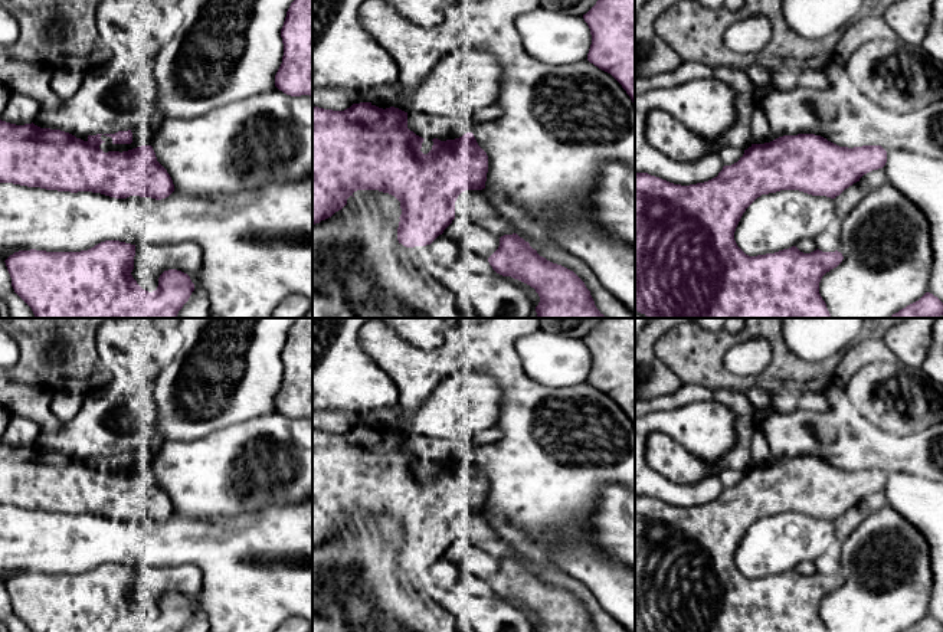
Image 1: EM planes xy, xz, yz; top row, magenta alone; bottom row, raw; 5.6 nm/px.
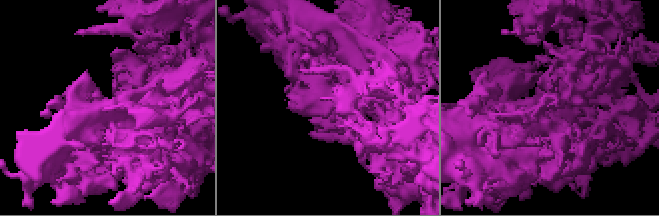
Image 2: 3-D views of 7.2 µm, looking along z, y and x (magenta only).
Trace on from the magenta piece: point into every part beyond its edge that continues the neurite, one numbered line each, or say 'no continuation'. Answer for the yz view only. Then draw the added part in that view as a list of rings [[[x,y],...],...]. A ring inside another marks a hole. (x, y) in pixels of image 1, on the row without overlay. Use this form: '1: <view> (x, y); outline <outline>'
1: yz (762, 455); outline [[[756,430],[752,438],[752,465],[764,466],[770,465],[782,458],[776,458],[767,443],[766,436]]]

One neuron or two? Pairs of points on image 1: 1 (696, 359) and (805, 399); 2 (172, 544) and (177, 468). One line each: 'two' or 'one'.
1: two
2: two

